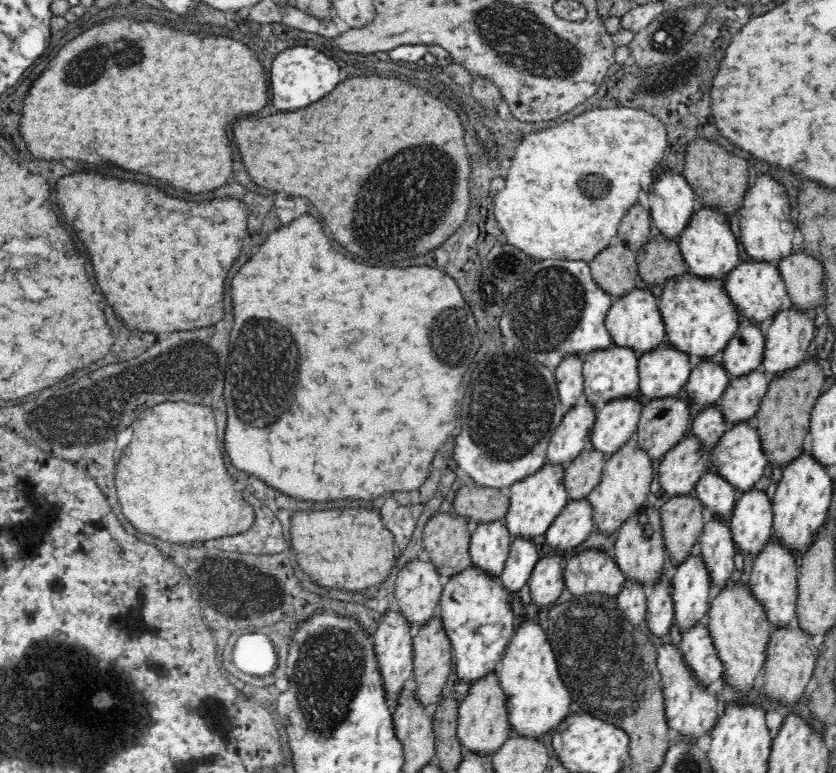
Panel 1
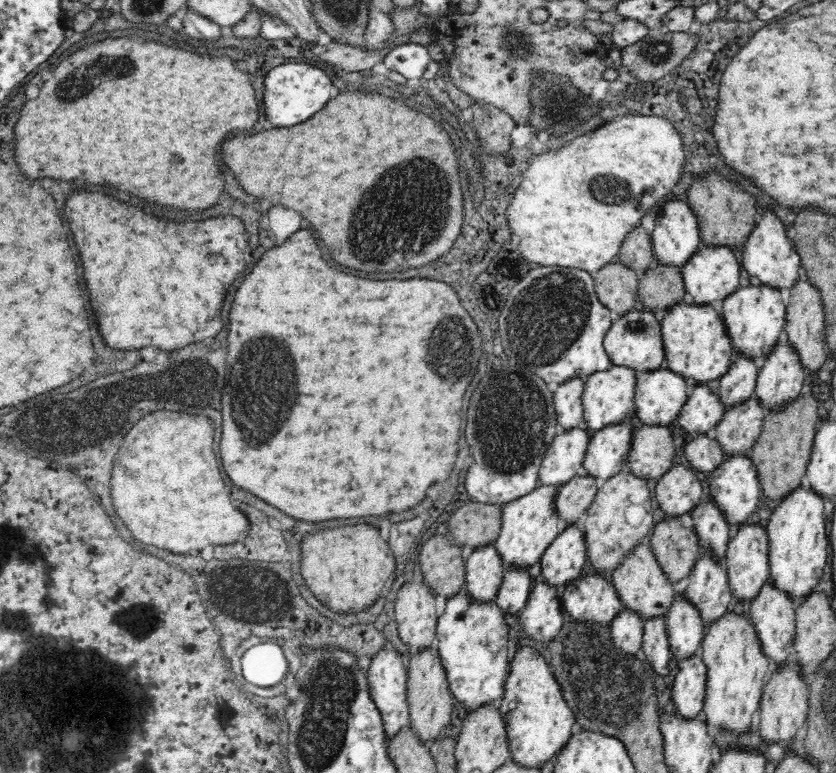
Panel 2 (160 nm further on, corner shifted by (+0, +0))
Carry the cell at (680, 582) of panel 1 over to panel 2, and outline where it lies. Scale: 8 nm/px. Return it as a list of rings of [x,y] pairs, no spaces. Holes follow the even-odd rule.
[[[677,594],[665,618],[666,633],[670,643],[672,658],[677,666],[682,661],[690,660],[699,654],[706,628],[702,625],[700,613],[688,603],[682,595]]]

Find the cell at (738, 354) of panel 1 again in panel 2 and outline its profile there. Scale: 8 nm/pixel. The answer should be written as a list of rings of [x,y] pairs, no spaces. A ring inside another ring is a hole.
[[[744,355],[735,356],[732,368],[720,378],[716,394],[725,411],[748,402],[755,394],[759,365]]]

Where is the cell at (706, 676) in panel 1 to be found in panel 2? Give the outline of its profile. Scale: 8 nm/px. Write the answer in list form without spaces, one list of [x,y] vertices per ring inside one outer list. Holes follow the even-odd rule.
[[[701,654],[682,661],[671,691],[671,703],[674,711],[684,719],[702,718],[704,696],[706,692],[706,665]]]

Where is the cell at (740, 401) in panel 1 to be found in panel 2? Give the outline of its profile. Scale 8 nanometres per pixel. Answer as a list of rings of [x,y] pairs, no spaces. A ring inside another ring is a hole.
[[[755,396],[725,411],[712,433],[725,458],[750,456],[751,448],[760,440],[764,419],[765,412]]]

